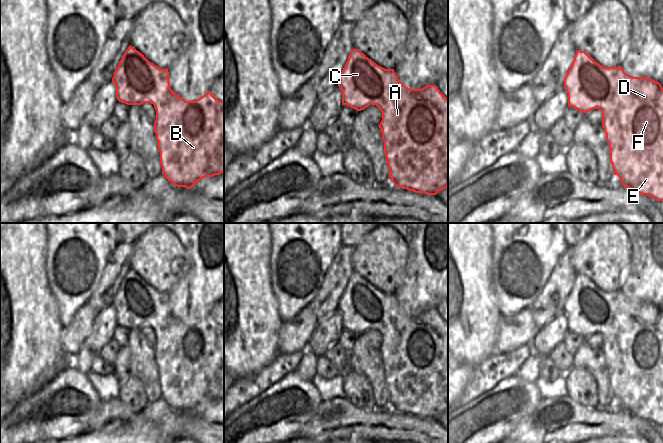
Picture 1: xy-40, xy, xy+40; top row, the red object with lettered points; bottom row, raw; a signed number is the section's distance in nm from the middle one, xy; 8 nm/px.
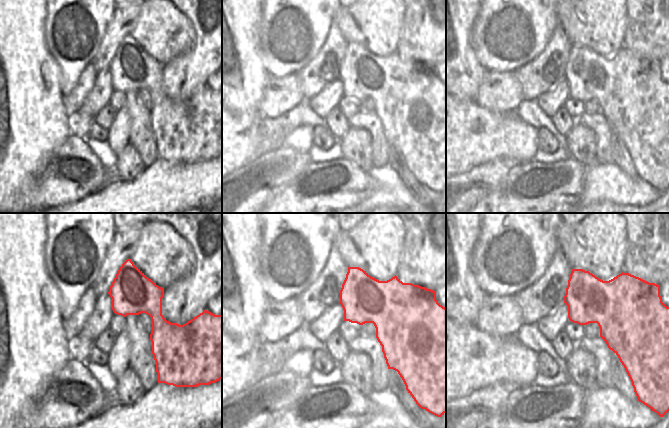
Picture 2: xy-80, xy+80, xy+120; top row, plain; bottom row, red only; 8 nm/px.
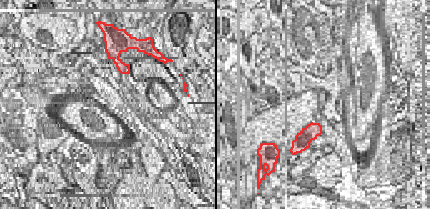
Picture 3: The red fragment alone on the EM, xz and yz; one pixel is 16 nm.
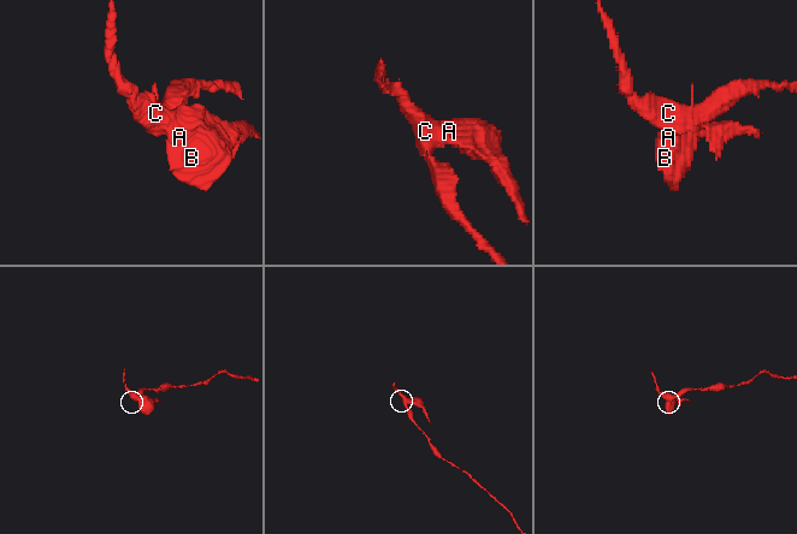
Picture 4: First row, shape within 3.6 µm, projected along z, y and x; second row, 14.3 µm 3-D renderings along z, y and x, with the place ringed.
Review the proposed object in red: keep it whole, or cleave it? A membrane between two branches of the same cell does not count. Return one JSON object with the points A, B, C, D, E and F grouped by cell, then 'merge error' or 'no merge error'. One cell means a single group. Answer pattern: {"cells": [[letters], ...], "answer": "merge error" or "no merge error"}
{"cells": [["A", "B", "D", "E", "F"], ["C"]], "answer": "merge error"}

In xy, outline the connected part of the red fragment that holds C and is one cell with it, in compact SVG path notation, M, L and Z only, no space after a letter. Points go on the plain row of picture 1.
M353 273L338 302L338 310L342 314L342 329L357 335L369 329L385 327L388 319L368 319L375 309L382 312L397 304L394 293L385 293L369 283L364 277Z

